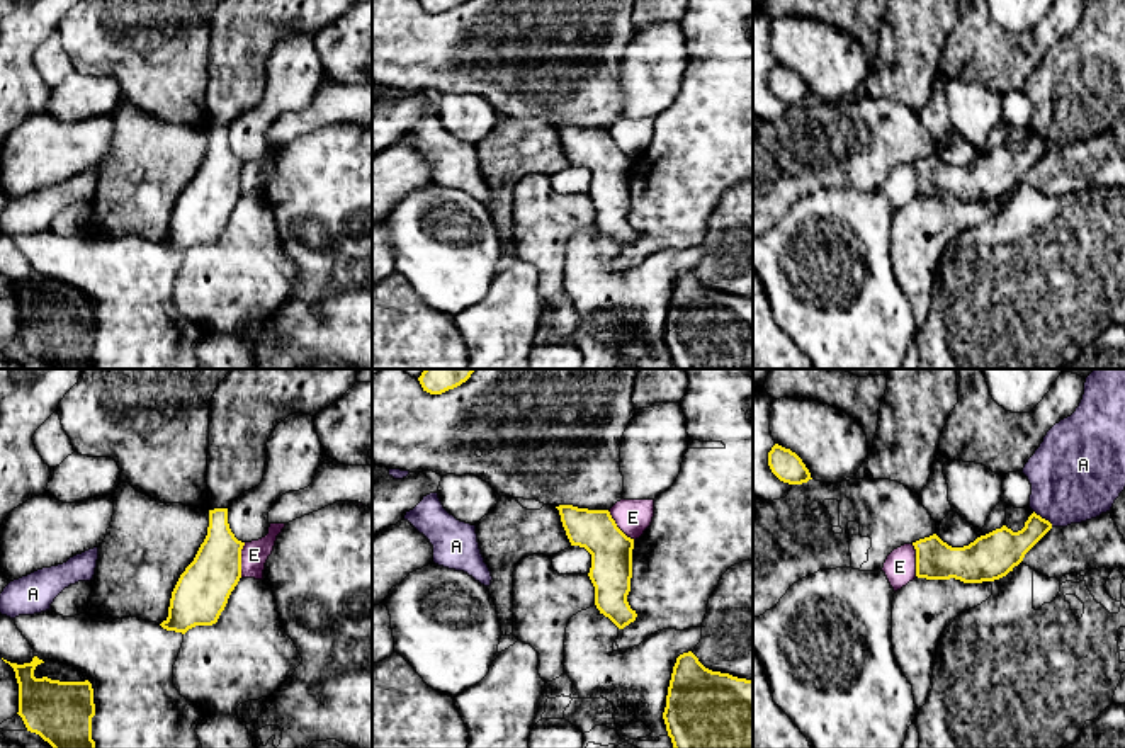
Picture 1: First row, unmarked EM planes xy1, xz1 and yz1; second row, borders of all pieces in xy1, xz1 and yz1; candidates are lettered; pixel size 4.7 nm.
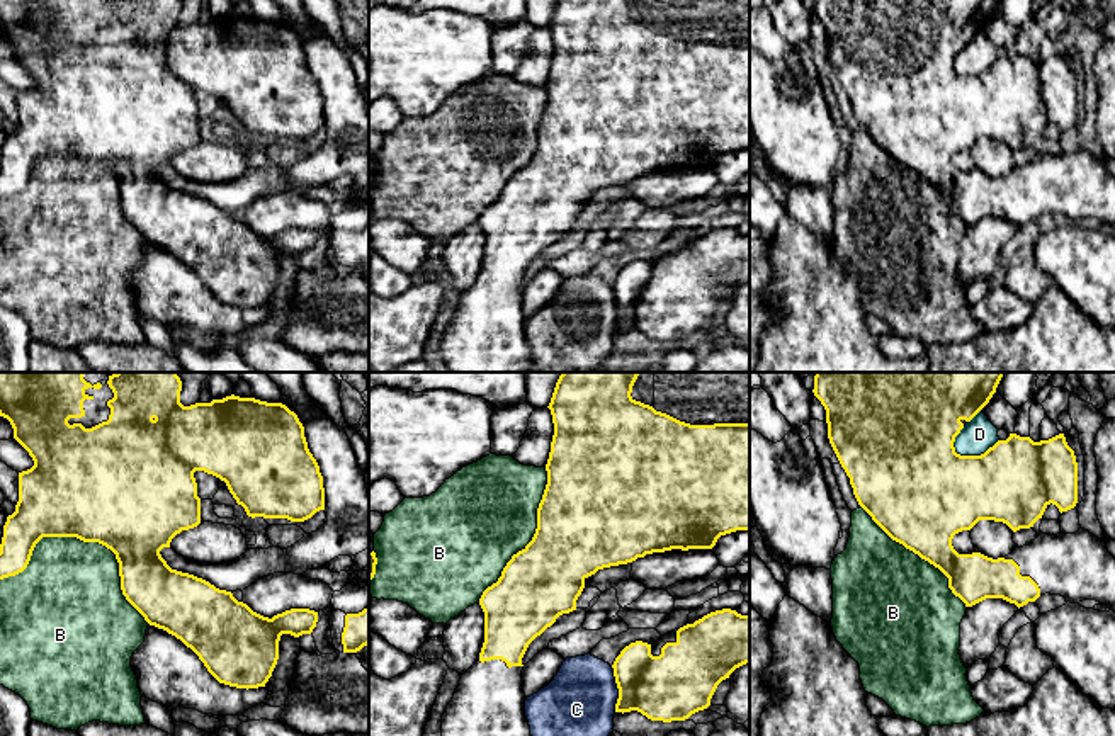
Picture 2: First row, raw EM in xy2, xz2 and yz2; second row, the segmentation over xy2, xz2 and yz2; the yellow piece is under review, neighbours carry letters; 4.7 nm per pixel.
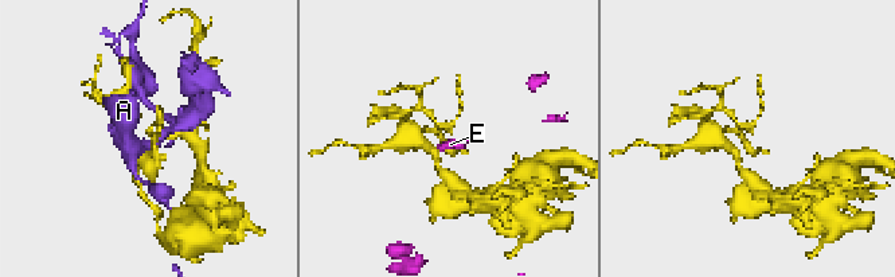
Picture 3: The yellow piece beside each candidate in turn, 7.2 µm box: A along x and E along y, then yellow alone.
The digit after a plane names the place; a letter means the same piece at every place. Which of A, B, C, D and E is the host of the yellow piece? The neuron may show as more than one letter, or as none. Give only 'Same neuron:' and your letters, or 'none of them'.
Same neuron: none of them

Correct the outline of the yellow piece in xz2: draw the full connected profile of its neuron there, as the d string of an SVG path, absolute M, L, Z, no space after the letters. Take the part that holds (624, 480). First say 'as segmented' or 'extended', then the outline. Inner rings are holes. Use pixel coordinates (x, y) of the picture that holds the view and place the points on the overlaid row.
extended | M563 372L547 408L552 415L554 435L546 464L547 484L537 508L537 529L532 541L512 556L498 581L488 586L479 598L484 612L484 643L479 658L461 675L454 697L442 716L442 736L530 736L525 717L522 658L529 644L559 615L576 610L576 600L588 576L653 552L712 549L721 535L750 530L750 372Z

